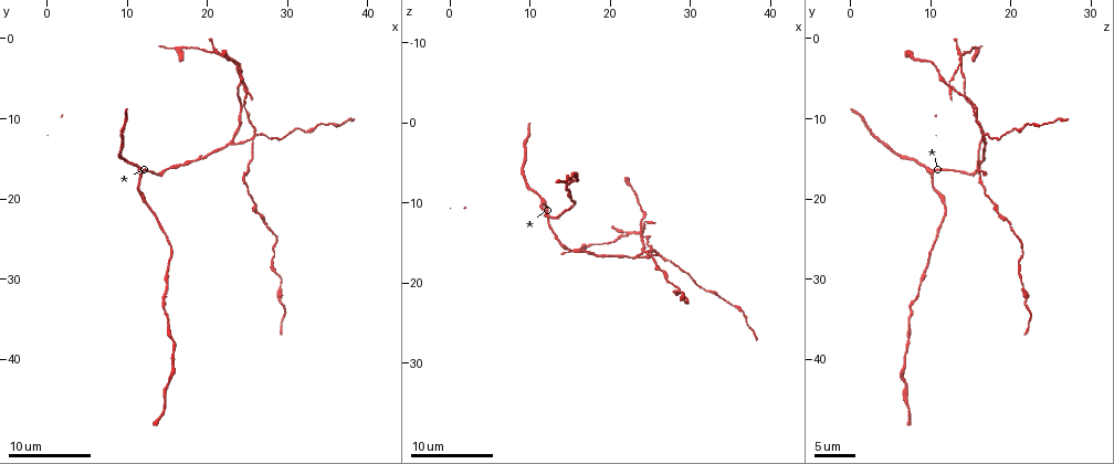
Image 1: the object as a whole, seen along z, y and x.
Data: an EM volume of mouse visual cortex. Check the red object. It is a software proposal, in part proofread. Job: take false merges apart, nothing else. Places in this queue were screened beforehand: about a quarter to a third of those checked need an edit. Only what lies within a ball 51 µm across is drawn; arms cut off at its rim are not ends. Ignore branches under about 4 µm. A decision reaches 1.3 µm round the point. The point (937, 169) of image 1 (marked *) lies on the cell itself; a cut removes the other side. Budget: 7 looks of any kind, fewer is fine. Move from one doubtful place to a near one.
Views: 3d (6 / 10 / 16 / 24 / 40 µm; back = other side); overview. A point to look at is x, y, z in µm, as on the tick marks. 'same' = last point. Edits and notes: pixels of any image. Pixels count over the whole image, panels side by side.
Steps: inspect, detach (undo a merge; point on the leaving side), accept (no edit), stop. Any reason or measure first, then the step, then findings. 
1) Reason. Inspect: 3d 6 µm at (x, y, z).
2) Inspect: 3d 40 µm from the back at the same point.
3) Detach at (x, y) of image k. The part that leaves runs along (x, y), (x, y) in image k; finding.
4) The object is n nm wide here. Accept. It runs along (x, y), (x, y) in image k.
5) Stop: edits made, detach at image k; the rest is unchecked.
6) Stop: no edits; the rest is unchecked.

Four arms meet. Inspect: 3d 6 µm at (26.0, 12.5, 16.5).

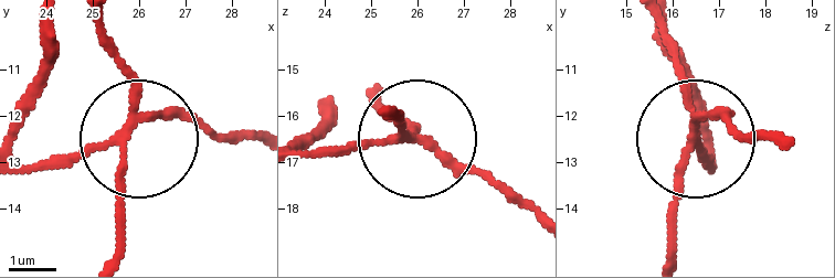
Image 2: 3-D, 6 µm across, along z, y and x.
Detach at (117, 191) of image 2. The part that leaves runs along (126, 132), (114, 259) in image 2; two cells meet here.

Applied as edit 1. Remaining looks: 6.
Sudden change in width. Inspect: 3d 16 µm at (34.5, 10.5, 22.5).

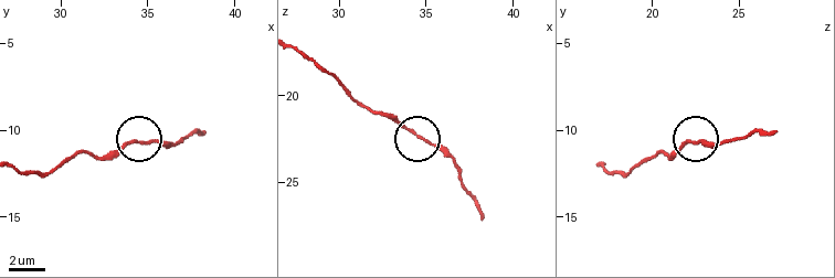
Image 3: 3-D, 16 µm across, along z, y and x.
Accept. It runs along (296, 47), (318, 61), (353, 97), (393, 116), (458, 167) in image 3; all the same cell.

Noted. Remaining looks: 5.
Calibre changes. Inspect: 3d 10 µm at (15.5, 40.5, 7.0).

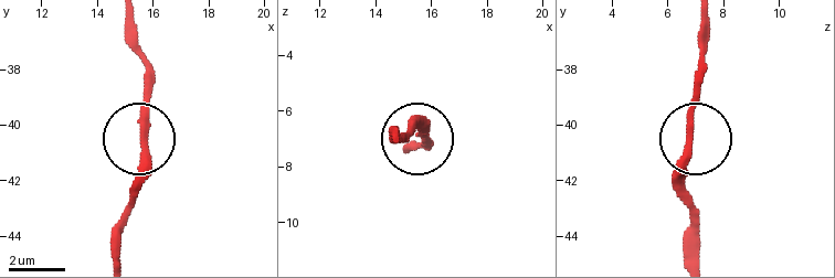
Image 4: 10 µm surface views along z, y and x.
Inspect: 3d 10 µm from the back at (15.7, 40.4, 6.7).

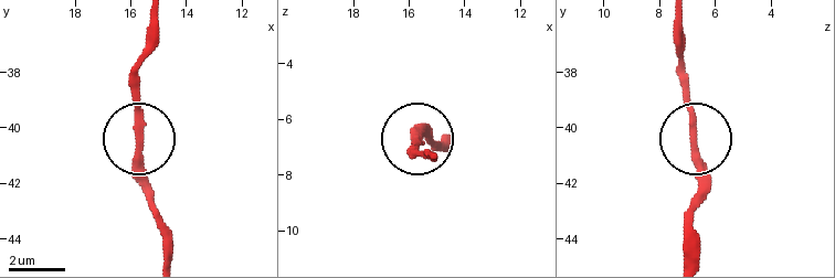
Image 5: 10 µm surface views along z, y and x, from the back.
Accept. It runs along (159, 19), (157, 47), (137, 76), (137, 169), (149, 202) in image 5; one cell here.

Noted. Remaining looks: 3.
Stop: edits made, detach at image 2; the rest is unchecked.

